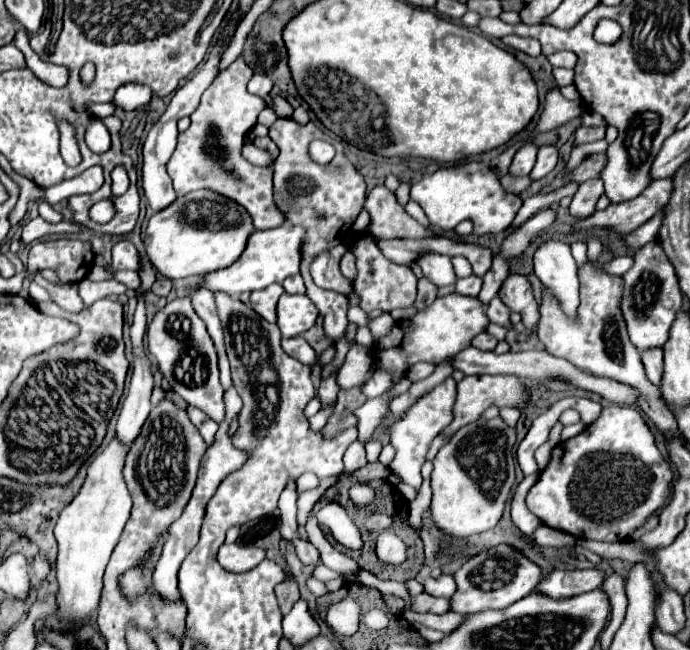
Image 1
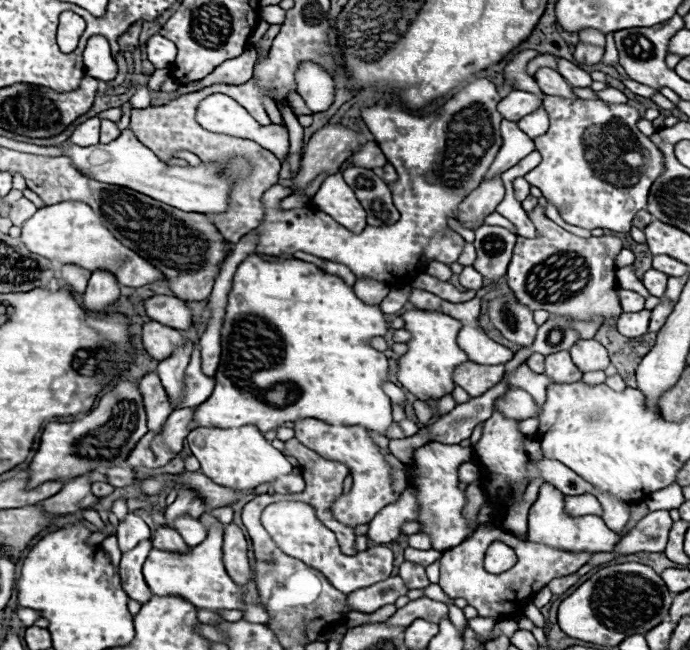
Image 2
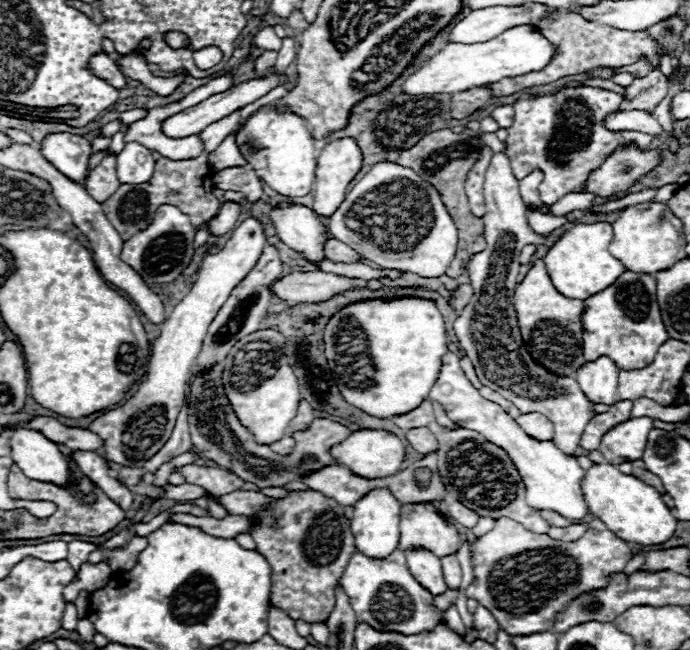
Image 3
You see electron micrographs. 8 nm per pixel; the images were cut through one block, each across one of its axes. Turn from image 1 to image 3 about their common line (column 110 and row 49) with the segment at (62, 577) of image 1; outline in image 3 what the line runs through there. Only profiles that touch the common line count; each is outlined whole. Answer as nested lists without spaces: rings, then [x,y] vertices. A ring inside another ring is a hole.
[[[516,26],[500,36],[476,42],[476,44],[448,44],[444,50],[428,58],[414,74],[402,84],[402,92],[408,94],[454,94],[474,86],[498,82],[500,78],[514,78],[526,72],[542,70],[554,54],[554,46],[534,28]]]

